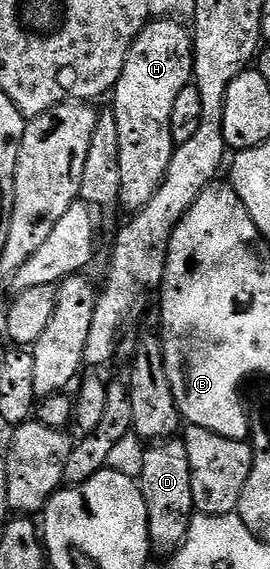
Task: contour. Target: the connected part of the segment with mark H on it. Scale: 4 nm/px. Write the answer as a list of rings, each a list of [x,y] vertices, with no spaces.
[[[171,17],[149,21],[134,40],[111,95],[110,109],[118,120],[118,152],[122,164],[119,205],[125,206],[128,212],[135,212],[150,204],[154,192],[158,192],[169,166],[174,162],[170,112],[178,92],[193,81],[194,38],[189,27],[187,30],[183,24],[183,21]]]

